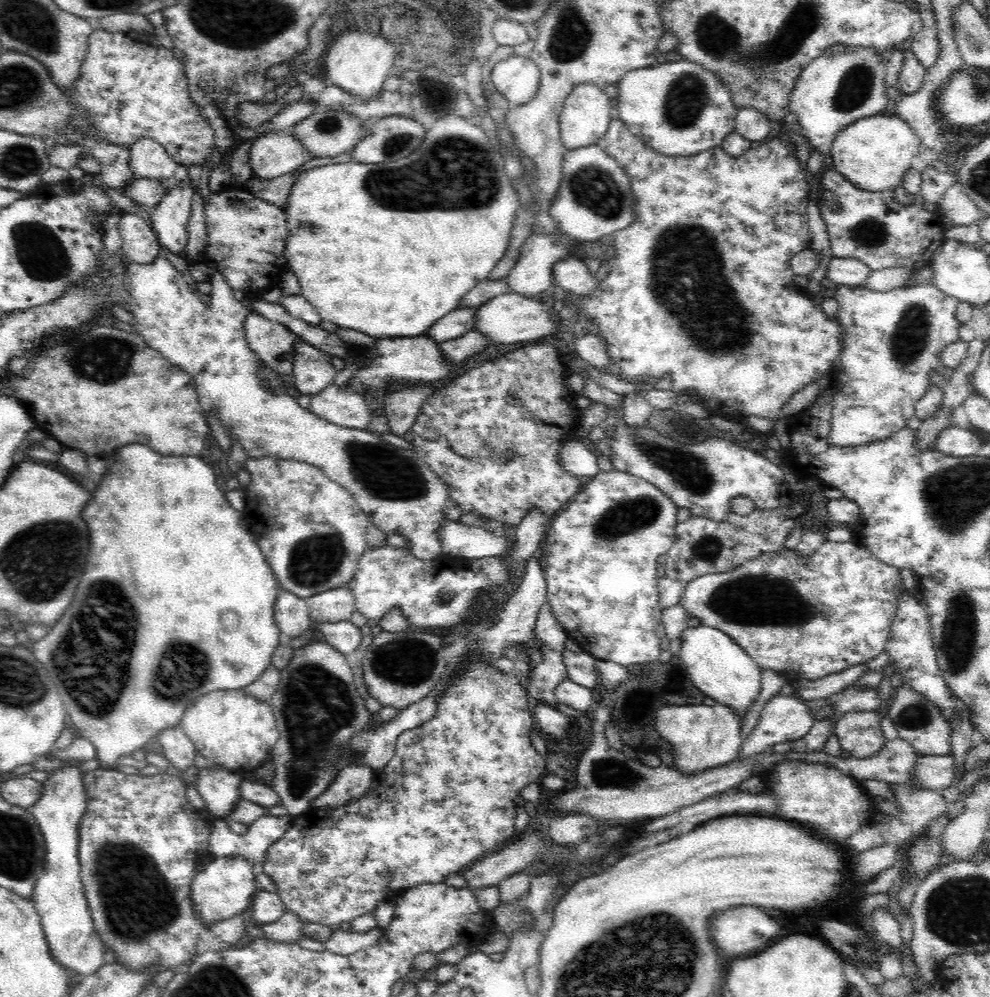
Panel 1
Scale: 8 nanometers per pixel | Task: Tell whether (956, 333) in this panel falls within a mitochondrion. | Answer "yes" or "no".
no

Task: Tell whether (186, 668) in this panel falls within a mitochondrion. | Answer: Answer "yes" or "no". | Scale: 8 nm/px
yes

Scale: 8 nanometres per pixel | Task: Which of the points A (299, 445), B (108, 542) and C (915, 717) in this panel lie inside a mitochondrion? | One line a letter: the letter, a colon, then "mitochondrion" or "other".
A: other
B: other
C: mitochondrion

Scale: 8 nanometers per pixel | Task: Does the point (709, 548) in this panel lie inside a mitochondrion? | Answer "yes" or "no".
yes

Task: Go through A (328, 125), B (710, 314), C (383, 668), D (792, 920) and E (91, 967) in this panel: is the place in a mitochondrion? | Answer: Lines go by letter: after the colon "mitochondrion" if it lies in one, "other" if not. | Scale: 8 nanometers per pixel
A: mitochondrion
B: mitochondrion
C: mitochondrion
D: other
E: other

